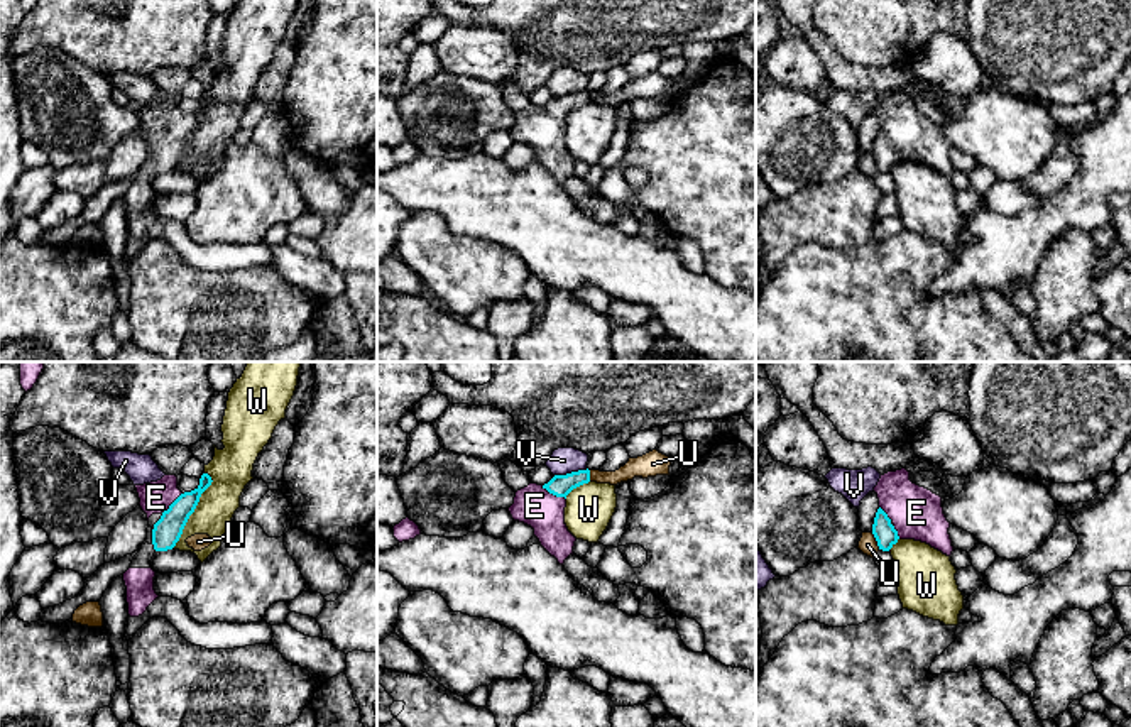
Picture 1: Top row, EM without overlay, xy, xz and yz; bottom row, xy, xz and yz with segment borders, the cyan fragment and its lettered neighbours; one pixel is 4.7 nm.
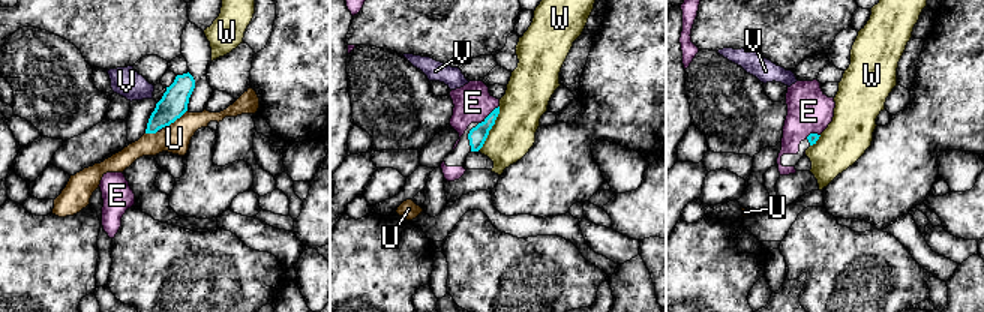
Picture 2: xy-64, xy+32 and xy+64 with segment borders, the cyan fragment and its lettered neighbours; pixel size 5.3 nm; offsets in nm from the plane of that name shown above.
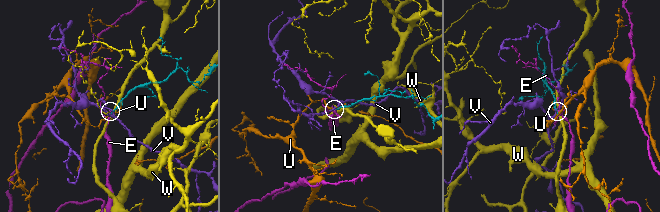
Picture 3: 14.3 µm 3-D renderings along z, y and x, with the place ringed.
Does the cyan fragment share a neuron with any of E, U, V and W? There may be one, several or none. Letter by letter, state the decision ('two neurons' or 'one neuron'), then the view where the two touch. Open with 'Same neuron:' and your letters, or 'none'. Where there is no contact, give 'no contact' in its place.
Same neuron: E
E: one neuron | xz
U: two neurons | yz
V: two neurons | xz
W: two neurons | xy

